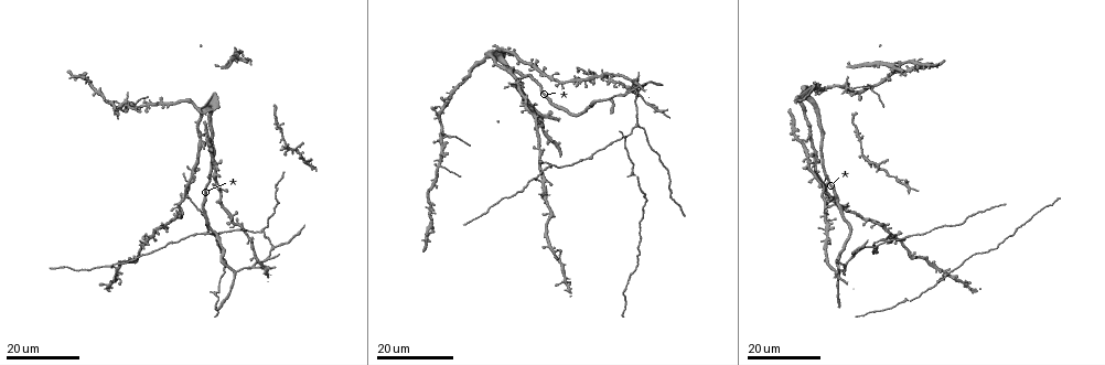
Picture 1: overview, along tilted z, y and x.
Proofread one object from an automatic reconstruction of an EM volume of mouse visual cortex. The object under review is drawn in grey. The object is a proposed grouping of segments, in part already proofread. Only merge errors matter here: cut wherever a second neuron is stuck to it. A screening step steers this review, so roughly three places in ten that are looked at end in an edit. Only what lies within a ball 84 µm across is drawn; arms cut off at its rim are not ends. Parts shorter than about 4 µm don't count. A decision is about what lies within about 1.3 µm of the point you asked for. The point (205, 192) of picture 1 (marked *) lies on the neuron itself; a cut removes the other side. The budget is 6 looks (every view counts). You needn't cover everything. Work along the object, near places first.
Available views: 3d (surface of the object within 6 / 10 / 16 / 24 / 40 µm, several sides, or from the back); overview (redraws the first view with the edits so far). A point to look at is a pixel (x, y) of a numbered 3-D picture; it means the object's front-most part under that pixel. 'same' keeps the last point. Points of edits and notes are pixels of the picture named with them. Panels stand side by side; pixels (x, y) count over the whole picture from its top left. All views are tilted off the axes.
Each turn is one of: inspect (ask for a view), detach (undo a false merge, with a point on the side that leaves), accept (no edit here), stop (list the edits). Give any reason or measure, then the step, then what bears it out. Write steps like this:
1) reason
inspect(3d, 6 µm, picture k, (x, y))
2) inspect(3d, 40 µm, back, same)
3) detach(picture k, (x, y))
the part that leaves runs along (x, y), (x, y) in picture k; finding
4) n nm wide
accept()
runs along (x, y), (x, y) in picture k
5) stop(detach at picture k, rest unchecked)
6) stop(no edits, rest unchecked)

branch point
inspect(3d, 24 µm, picture 1, (888, 243))

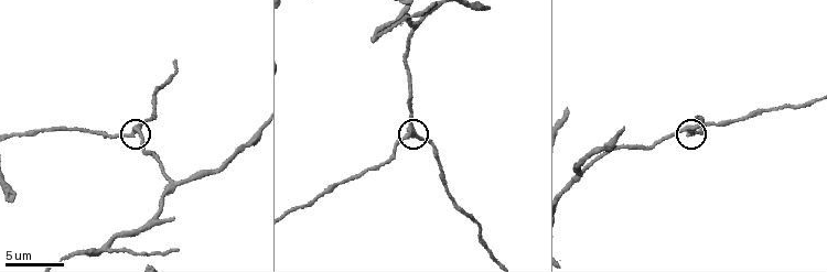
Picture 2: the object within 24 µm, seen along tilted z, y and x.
zoom in
inspect(3d, 6 µm, picture 2, (690, 129))

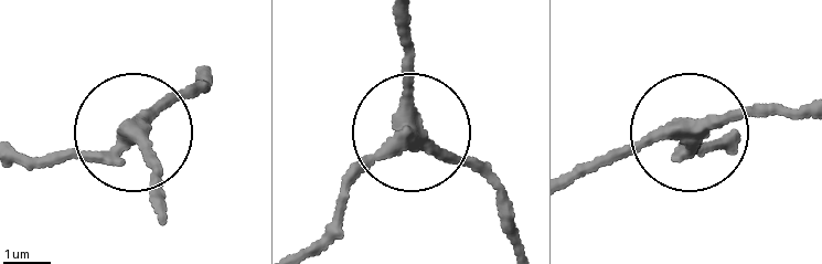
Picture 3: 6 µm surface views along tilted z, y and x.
side arm 39 µm
accept()
runs along (399, 11), (413, 126), (495, 196) in picture 3; all the same neuron

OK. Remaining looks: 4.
four or more arms meet
inspect(3d, 16 µm, picture 1, (441, 165))

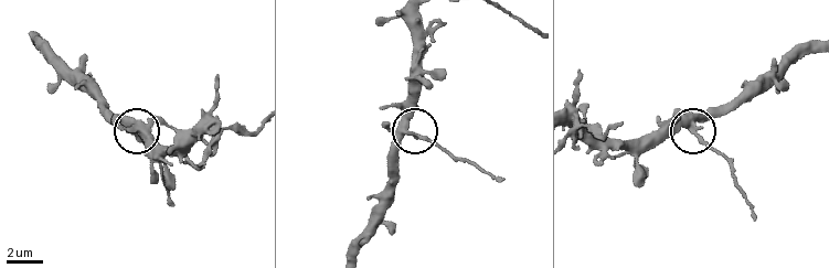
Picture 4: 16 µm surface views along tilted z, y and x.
closer look
inspect(3d, 6 µm, picture 4, (689, 125))

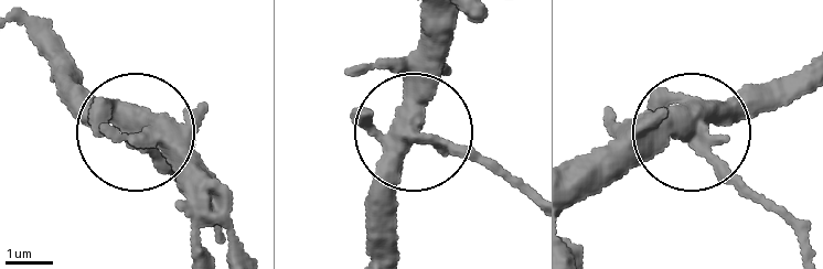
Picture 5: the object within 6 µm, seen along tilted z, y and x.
4 arms
detach(picture 5, (482, 159))
the part that leaves runs along (415, 138), (465, 147), (527, 189) in picture 5; a second neuron is stuck on

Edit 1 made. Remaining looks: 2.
thin arm on a thick one
inspect(3d, 24 µm, picture 1, (846, 89))

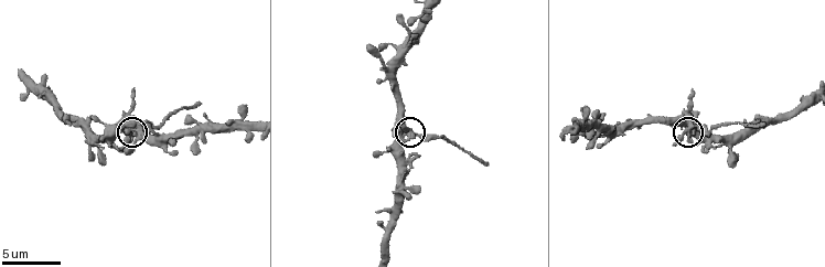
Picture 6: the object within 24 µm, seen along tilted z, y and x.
closer look
inspect(3d, 10 µm, picture 6, (408, 133))

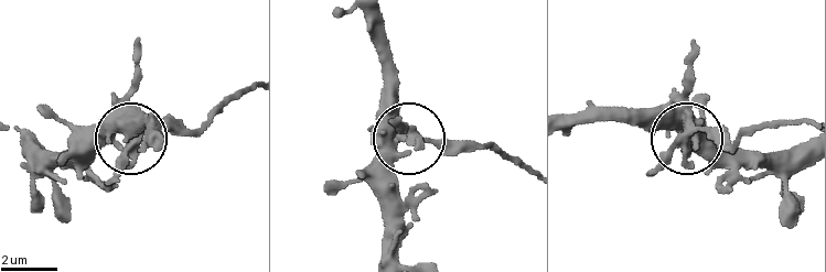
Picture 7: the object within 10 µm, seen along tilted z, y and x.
side arm 10 µm
detach(picture 7, (418, 148))
the part that leaves runs along (403, 140), (486, 144), (525, 162) in picture 7; a second neuron is stuck on

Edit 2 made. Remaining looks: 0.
stop(detach at picture 5, detach at picture 7, rest unchecked)

